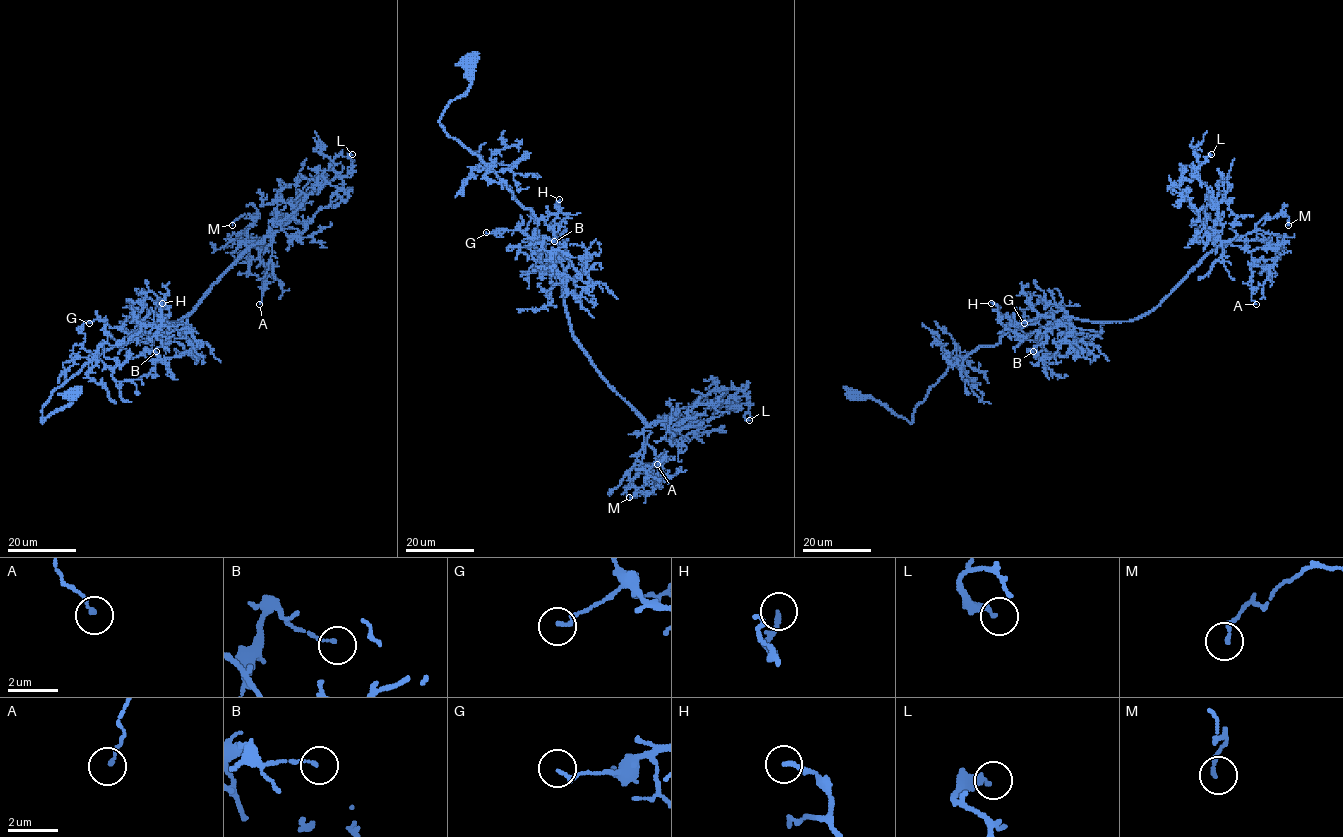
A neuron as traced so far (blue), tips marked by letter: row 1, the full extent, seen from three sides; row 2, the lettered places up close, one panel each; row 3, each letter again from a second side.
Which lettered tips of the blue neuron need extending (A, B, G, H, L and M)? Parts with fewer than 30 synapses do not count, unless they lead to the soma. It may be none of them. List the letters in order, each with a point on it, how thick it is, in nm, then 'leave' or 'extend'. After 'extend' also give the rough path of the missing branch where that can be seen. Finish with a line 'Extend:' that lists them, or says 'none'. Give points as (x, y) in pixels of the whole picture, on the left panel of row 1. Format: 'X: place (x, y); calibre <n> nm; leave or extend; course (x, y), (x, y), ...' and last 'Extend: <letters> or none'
A: place (259, 304); calibre 130 nm; leave
B: place (156, 351); calibre 110 nm; leave
G: place (89, 323); calibre 170 nm; leave
H: place (162, 303); calibre 180 nm; leave
L: place (352, 154); calibre 240 nm; leave
M: place (232, 225); calibre 160 nm; leave
Extend: none

